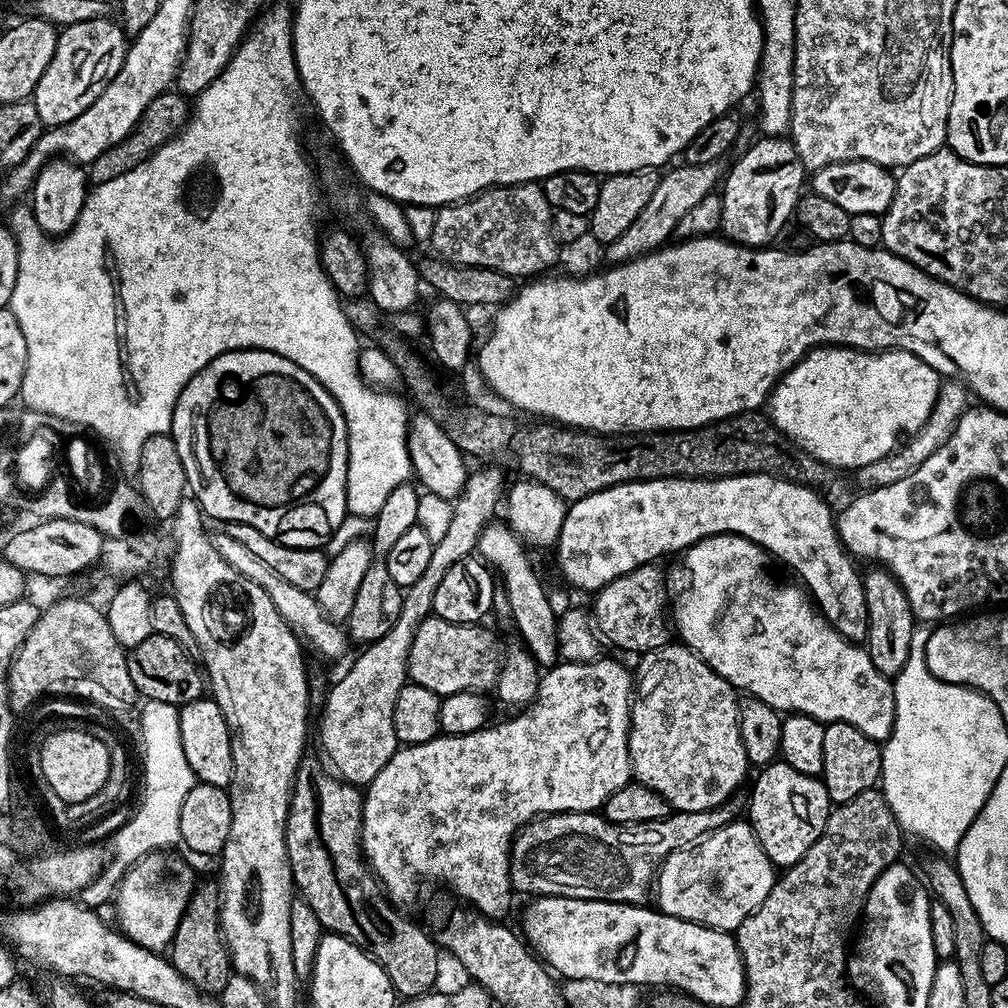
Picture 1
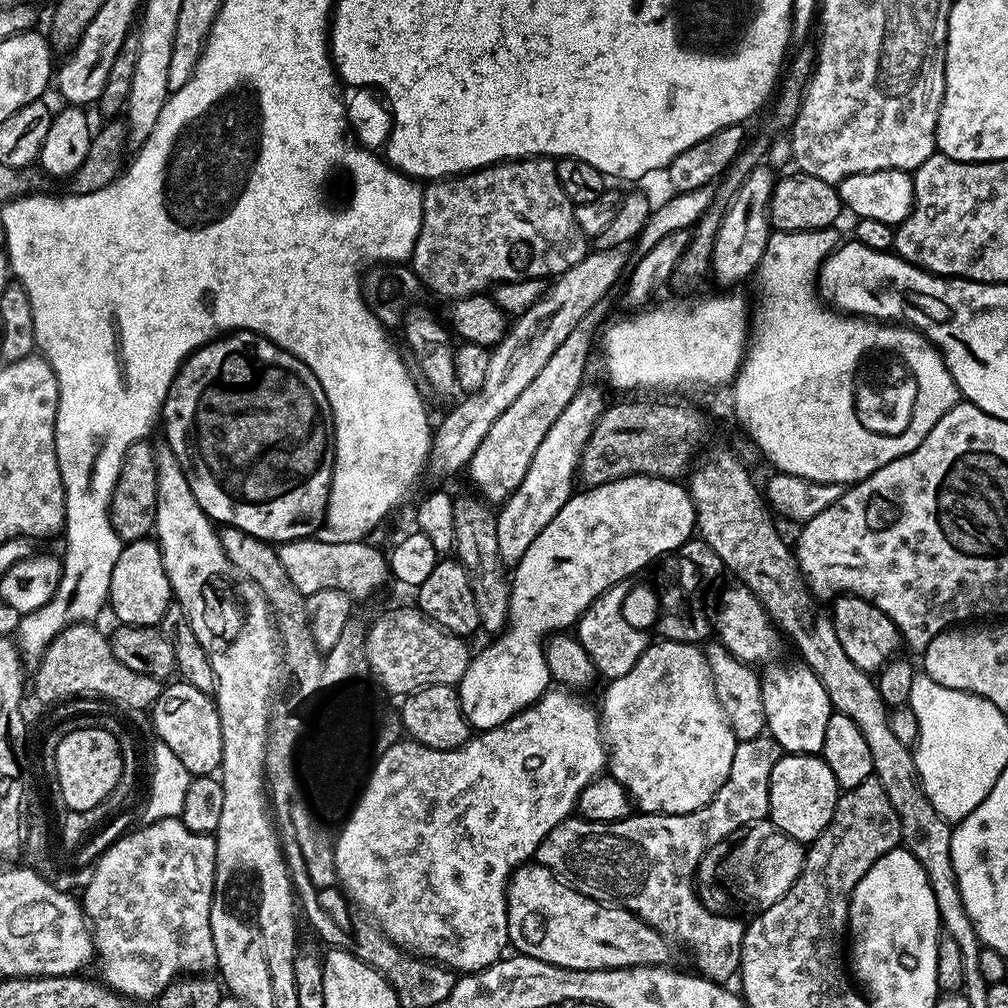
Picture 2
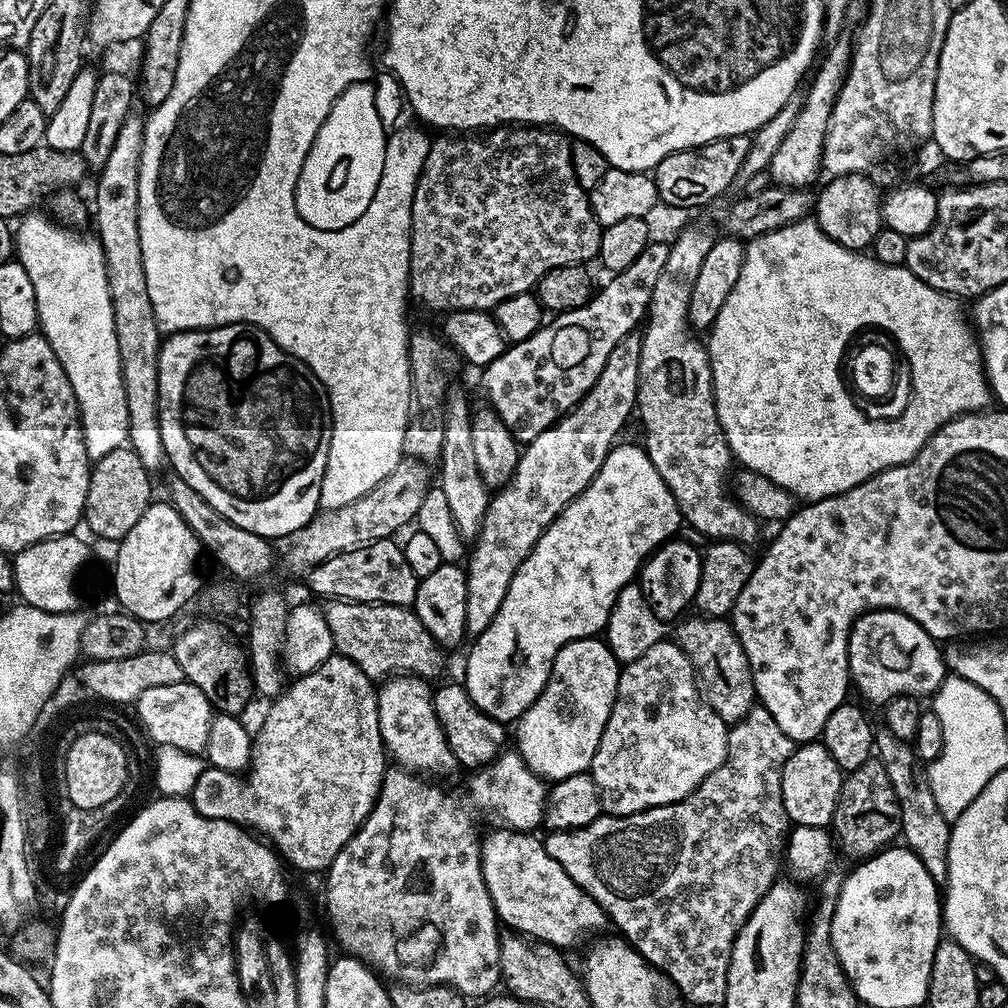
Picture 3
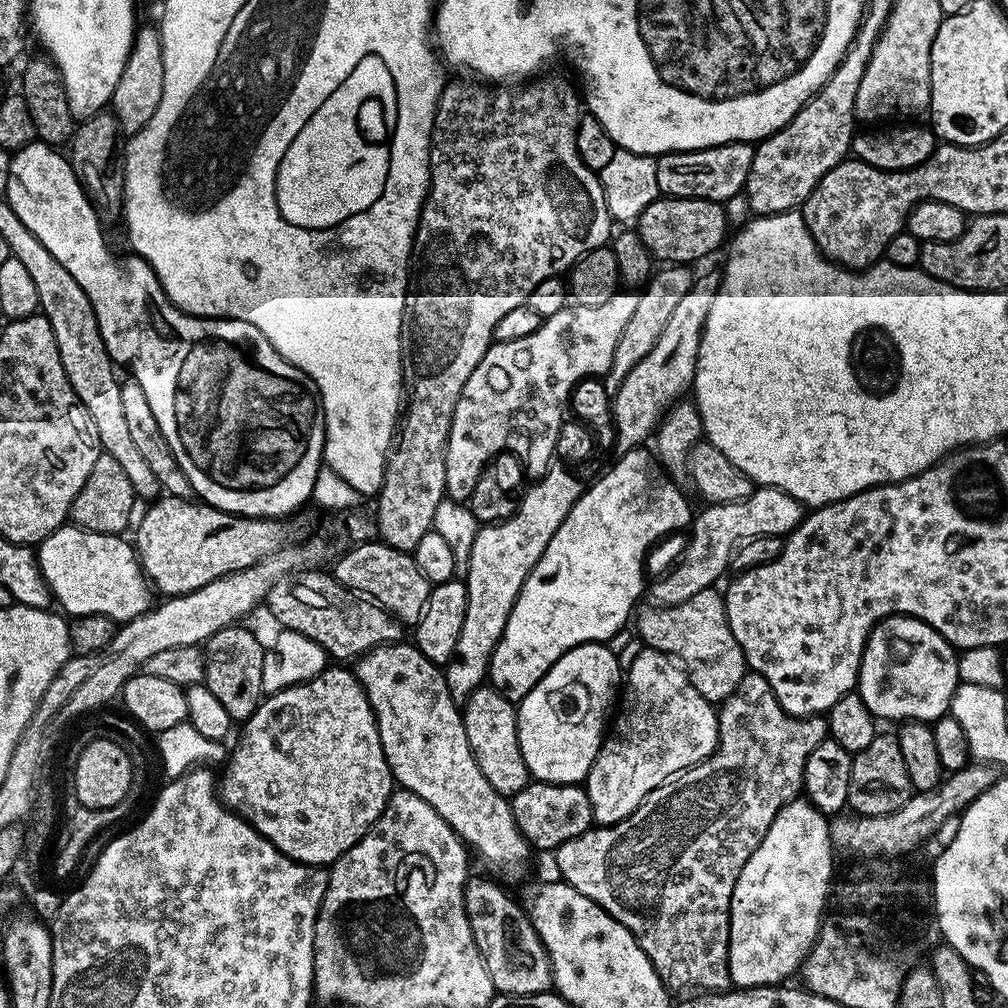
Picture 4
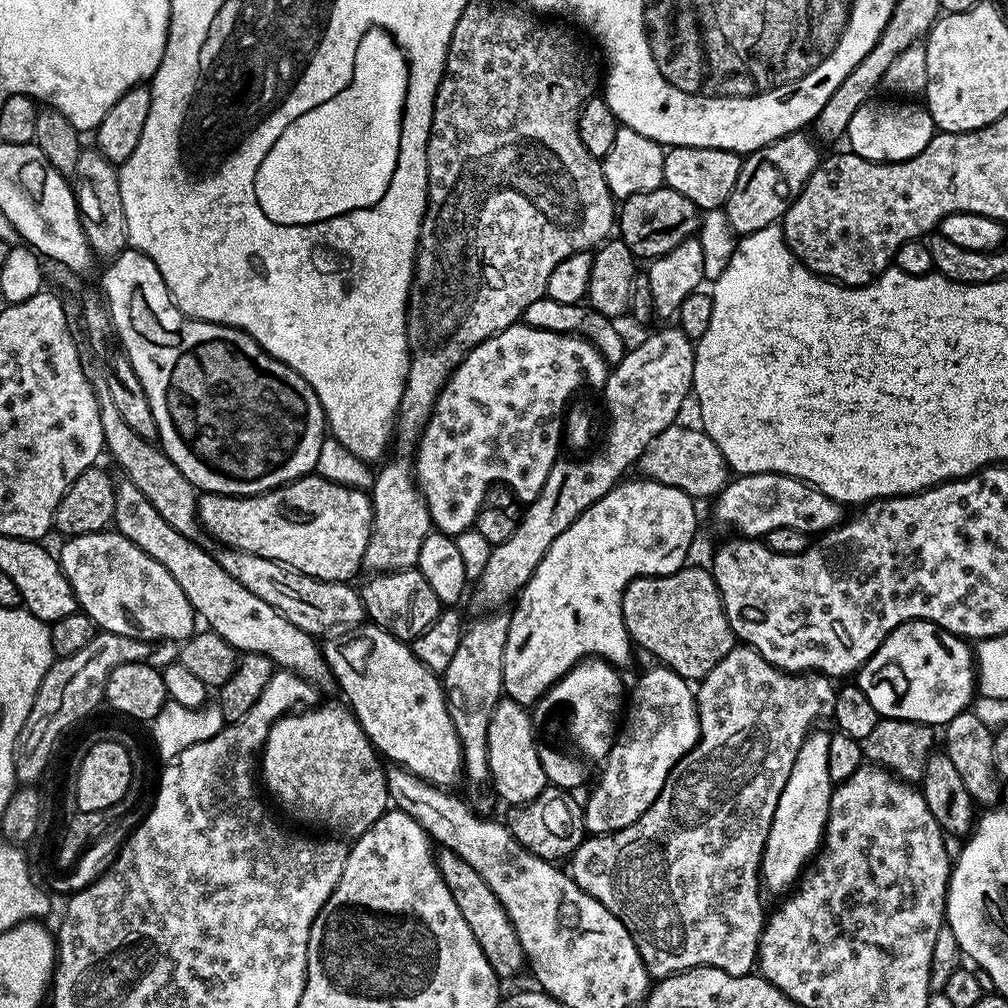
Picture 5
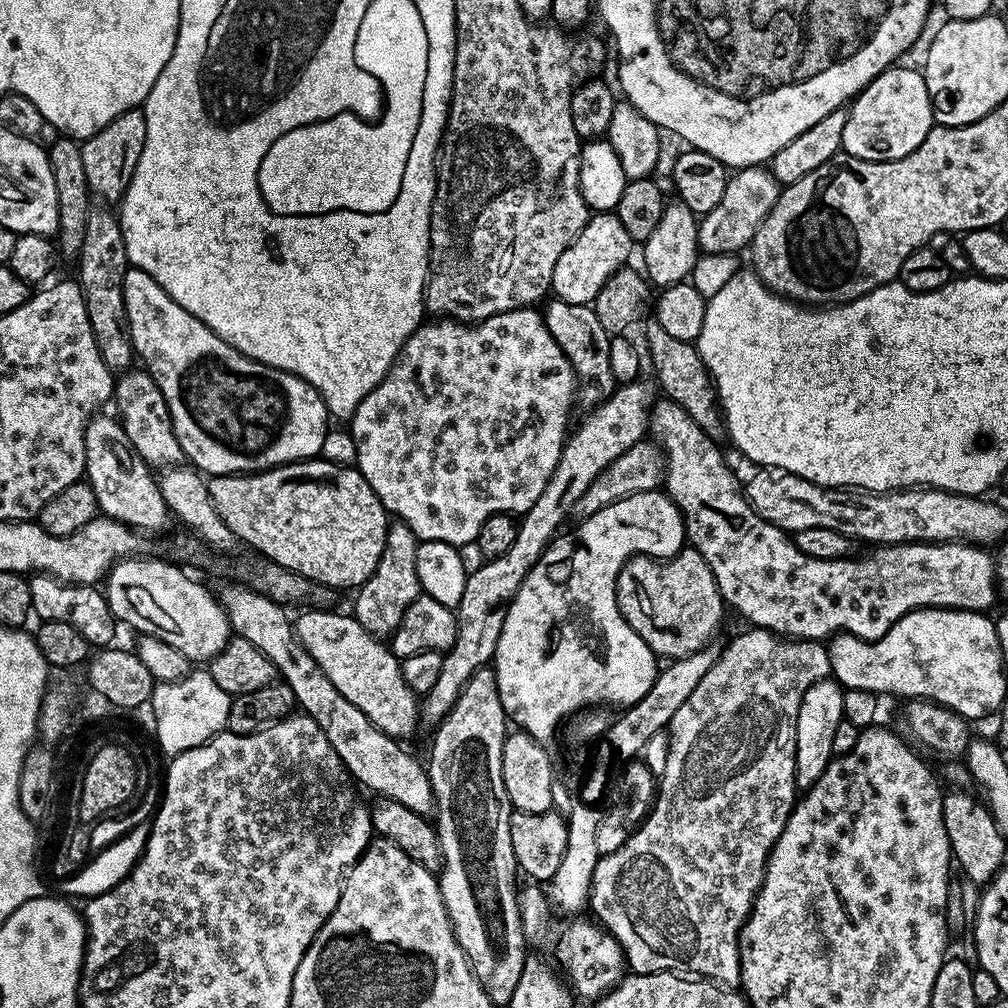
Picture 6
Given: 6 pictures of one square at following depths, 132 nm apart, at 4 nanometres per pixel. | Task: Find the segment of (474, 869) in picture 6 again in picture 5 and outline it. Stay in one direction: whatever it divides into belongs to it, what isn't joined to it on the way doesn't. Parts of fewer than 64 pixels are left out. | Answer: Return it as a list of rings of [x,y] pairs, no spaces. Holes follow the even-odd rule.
[[[496,610],[476,619],[480,620],[467,625],[450,666],[446,666],[442,673],[442,683],[448,697],[448,713],[454,722],[454,730],[458,734],[464,755],[463,779],[480,788],[490,780],[490,714],[501,700],[504,690],[504,647],[512,617],[507,611]]]

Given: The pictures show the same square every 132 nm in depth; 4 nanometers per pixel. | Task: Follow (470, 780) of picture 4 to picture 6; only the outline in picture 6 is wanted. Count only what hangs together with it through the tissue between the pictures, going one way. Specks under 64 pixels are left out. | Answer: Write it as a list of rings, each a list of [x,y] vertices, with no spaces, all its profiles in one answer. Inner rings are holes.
[[[332,610],[312,611],[316,612],[304,612],[300,617],[295,617],[294,627],[296,637],[302,642],[310,658],[314,658],[318,666],[322,666],[322,674],[326,674],[326,678],[330,678],[330,682],[338,686],[338,694],[354,702],[354,706],[358,706],[358,710],[362,710],[362,714],[366,714],[366,718],[370,718],[370,722],[374,722],[378,730],[382,730],[387,736],[397,738],[405,738],[404,736],[410,735],[420,720],[420,704],[416,693],[410,690],[410,686],[406,686],[402,678],[400,661],[397,660],[391,647],[383,639],[371,636],[356,621],[355,615],[343,616],[340,612],[328,612]]]

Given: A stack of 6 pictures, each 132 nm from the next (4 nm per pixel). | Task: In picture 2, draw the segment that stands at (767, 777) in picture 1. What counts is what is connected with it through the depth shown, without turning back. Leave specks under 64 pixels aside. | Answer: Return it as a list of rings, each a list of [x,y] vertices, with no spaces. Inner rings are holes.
[[[784,754],[778,762],[774,762],[774,770],[770,770],[770,802],[768,803],[767,819],[772,821],[779,832],[801,842],[811,842],[826,830],[830,818],[836,809],[841,788],[836,785],[830,766],[826,766],[820,754]]]

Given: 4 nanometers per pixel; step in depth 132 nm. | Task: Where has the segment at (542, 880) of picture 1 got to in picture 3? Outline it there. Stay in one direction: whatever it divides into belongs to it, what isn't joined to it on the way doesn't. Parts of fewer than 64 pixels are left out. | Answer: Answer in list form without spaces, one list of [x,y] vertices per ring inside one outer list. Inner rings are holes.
[[[754,706],[748,711],[746,718],[742,718],[737,724],[729,727],[728,753],[725,760],[685,800],[657,808],[647,808],[645,812],[635,812],[629,816],[602,814],[593,824],[588,824],[584,828],[571,828],[565,832],[549,831],[544,840],[550,858],[554,858],[554,862],[558,862],[558,866],[562,866],[562,870],[566,870],[566,874],[570,874],[570,878],[574,878],[578,887],[586,894],[590,894],[590,898],[594,902],[598,902],[604,907],[609,921],[620,927],[618,929],[619,935],[627,940],[653,968],[659,968],[672,981],[675,991],[685,1001],[688,999],[692,1004],[723,1005],[726,998],[726,982],[728,981],[728,967],[730,966],[734,938],[740,927],[746,922],[748,915],[754,910],[754,906],[758,904],[764,893],[772,887],[777,879],[776,851],[779,848],[781,851],[782,841],[790,828],[786,806],[782,802],[782,770],[790,758],[793,747],[794,742],[785,734],[782,726],[778,726],[778,722],[774,722],[774,718],[770,718],[767,710]]]

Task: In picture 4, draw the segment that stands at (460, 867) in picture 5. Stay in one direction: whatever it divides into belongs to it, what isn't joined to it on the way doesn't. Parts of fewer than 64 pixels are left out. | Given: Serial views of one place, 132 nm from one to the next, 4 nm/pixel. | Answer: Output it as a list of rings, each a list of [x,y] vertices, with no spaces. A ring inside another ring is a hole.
[[[469,875],[464,884],[464,909],[470,922],[470,930],[474,934],[474,942],[492,979],[493,989],[505,996],[529,996],[549,991],[553,983],[548,951],[544,949],[542,938],[538,938],[527,911],[517,901],[516,904],[508,897],[506,889],[499,888],[494,881],[487,880],[484,876]]]

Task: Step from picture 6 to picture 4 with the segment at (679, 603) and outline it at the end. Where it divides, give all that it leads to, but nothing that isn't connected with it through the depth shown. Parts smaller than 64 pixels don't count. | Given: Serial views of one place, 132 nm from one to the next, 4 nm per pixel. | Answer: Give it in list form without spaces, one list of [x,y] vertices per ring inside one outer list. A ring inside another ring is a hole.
[[[715,587],[702,590],[694,594],[694,598],[686,598],[681,604],[669,604],[667,606],[651,606],[640,617],[637,615],[636,628],[640,636],[645,640],[647,647],[654,652],[662,652],[665,656],[675,658],[688,673],[690,682],[702,698],[706,698],[713,706],[719,706],[730,699],[738,690],[738,686],[746,675],[746,661],[744,651],[740,643],[734,638],[730,630],[730,622],[726,614],[723,595]]]

